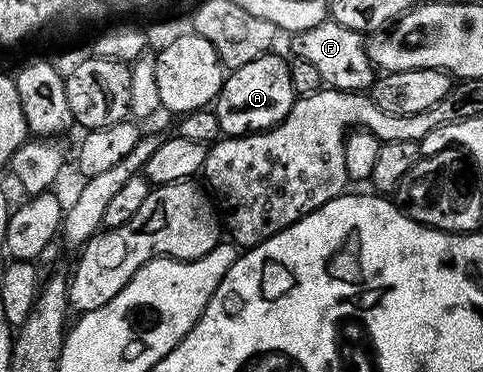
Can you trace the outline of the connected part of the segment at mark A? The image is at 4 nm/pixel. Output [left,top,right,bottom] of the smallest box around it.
[214,50,298,136]

